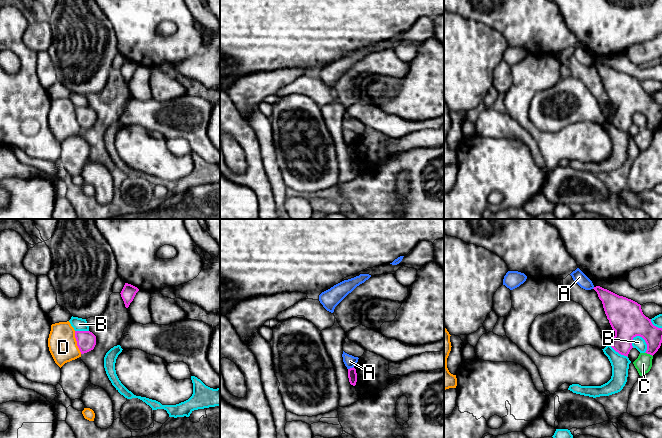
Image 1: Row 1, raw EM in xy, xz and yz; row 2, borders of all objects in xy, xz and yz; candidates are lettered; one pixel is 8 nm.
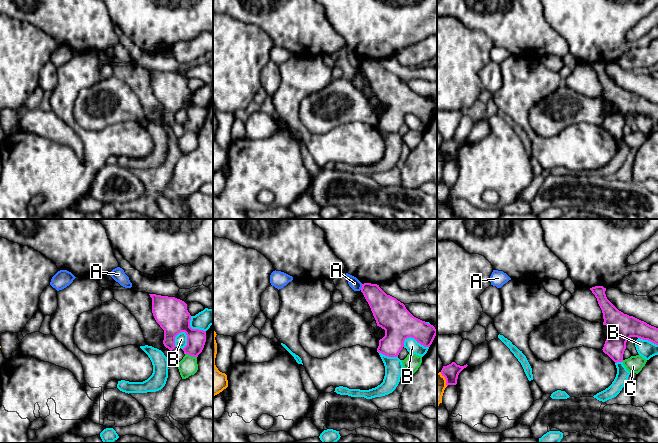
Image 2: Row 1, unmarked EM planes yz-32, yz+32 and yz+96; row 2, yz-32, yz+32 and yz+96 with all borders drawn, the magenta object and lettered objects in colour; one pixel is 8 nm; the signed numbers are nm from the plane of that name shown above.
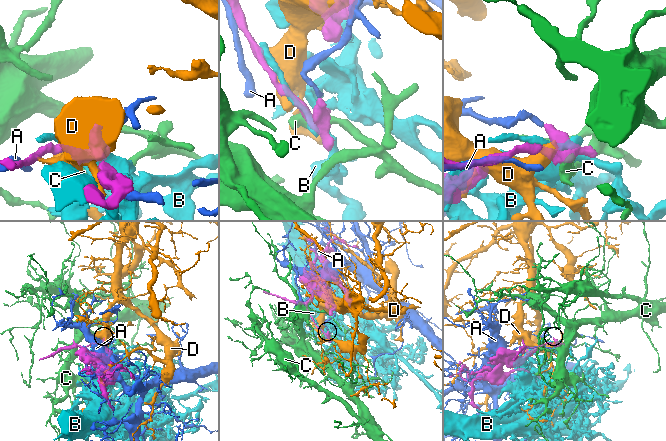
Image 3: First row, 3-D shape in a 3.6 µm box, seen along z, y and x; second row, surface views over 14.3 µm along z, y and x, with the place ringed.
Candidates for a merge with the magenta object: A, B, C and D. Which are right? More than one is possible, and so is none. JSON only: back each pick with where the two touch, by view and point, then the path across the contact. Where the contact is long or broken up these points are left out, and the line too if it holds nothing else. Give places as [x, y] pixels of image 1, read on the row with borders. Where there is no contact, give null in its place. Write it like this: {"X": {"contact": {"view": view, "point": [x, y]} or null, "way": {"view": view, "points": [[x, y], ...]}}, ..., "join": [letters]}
{"join": []}

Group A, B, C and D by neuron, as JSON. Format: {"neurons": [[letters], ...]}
{"neurons": [["A"], ["B"], ["C"], ["D"]]}

